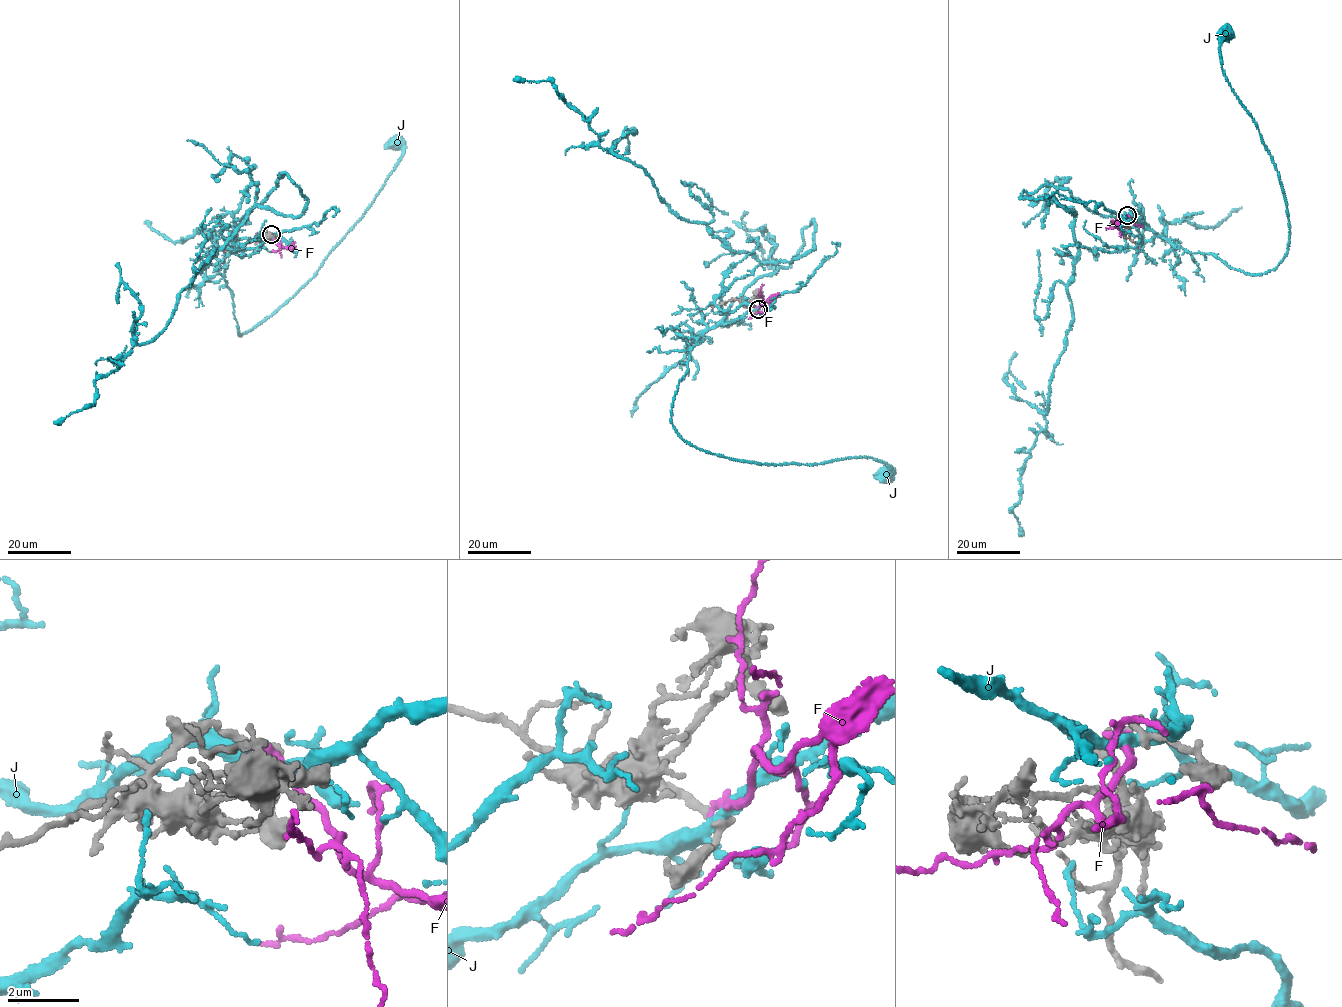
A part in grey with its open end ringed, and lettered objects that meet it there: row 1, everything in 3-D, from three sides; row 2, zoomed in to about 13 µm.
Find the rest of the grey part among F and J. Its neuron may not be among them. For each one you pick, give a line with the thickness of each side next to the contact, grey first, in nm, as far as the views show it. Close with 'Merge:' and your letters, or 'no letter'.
Merge: no letter

